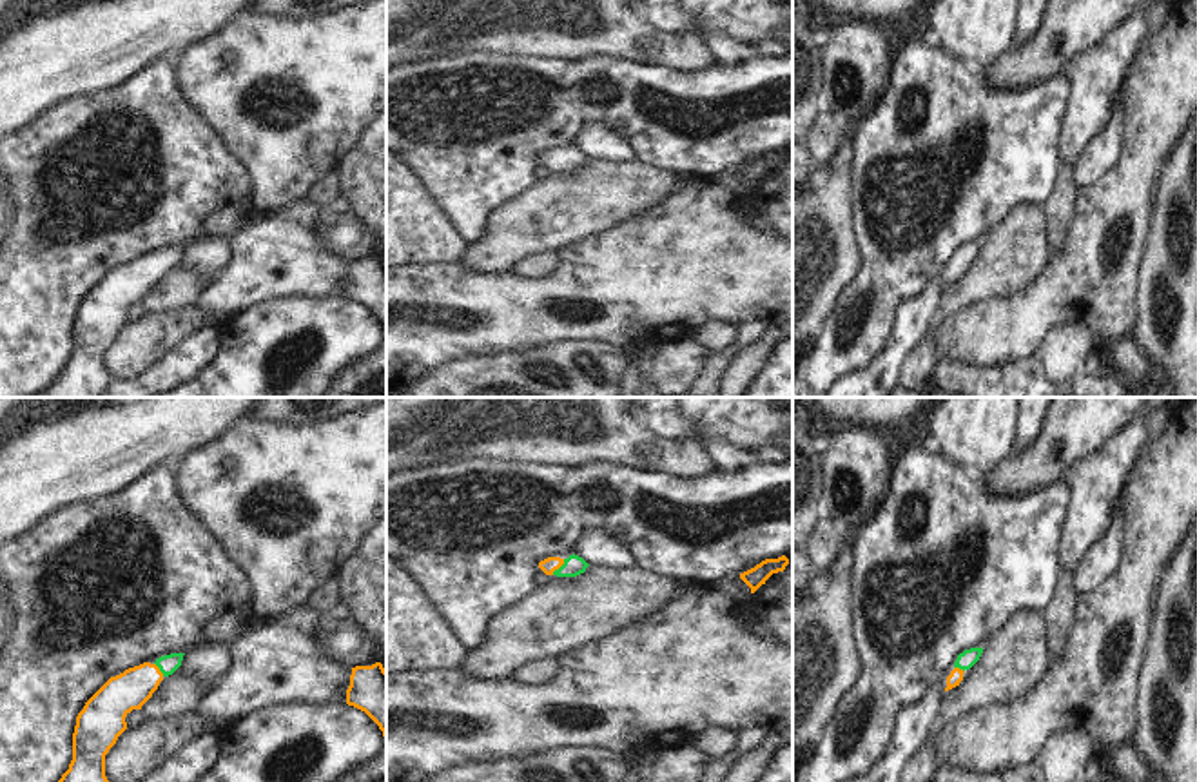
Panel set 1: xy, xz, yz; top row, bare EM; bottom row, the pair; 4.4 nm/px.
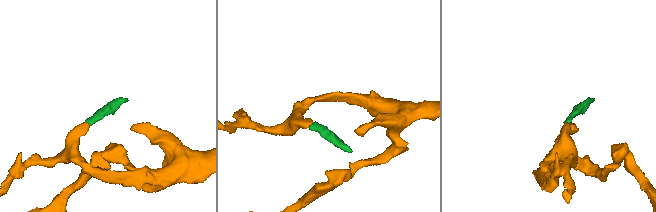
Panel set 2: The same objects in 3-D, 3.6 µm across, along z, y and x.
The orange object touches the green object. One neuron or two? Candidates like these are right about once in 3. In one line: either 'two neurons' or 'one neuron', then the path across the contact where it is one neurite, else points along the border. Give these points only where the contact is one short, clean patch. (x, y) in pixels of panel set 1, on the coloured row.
one neuron; way xz (550, 565), (559, 566), (574, 565)

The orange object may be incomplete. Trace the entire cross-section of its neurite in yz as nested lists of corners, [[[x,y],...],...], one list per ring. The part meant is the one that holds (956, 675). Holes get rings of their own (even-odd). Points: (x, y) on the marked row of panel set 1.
[[[970,648],[958,655],[954,662],[954,670],[947,677],[945,691],[959,686],[959,682],[963,680],[963,673],[979,660],[981,653],[983,653],[983,648]]]

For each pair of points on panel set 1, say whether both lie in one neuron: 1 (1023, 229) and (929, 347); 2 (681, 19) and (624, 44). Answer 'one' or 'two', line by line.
1: one
2: two

